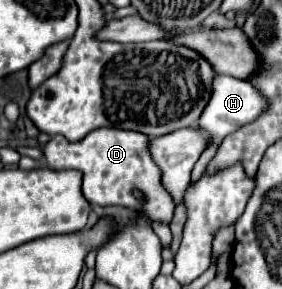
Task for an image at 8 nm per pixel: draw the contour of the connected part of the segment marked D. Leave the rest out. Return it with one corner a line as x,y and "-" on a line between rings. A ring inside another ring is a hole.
112,127
90,131
84,139
76,143
56,135
46,143
44,157
50,169
76,169
82,173
82,195
88,199
90,205
140,207
138,199
132,195
132,189
140,189
146,195
146,203
142,209
150,215
150,219
164,223
172,221
174,203
160,183
160,169
148,153
146,135

